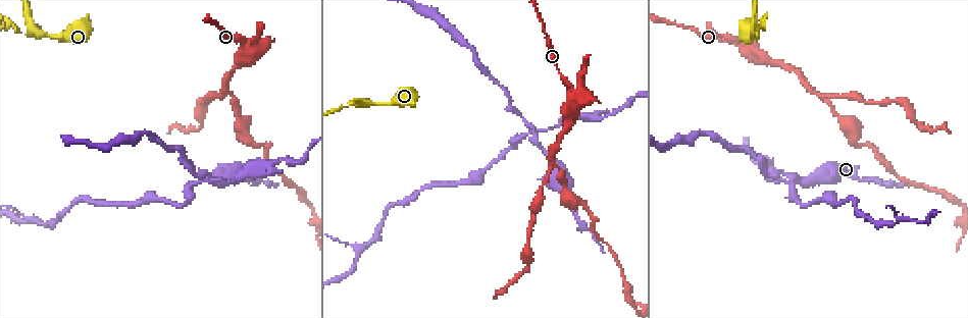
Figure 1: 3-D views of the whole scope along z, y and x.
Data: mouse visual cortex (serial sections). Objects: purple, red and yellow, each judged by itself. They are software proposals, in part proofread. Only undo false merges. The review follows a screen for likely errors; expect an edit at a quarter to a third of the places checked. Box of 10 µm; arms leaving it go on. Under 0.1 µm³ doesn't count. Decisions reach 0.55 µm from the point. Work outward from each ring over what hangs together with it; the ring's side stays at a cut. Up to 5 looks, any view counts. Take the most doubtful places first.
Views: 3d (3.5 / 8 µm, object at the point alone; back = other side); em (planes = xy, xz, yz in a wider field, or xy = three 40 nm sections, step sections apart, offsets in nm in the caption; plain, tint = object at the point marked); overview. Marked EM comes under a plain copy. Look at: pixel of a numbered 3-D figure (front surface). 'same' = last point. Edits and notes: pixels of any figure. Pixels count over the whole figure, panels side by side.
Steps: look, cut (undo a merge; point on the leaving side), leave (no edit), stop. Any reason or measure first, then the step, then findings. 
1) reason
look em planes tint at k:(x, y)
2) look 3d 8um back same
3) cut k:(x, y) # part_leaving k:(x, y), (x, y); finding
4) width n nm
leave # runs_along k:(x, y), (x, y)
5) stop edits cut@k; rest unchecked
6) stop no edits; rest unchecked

sharp bend
look 3d 3.5um at 1:(535, 140)

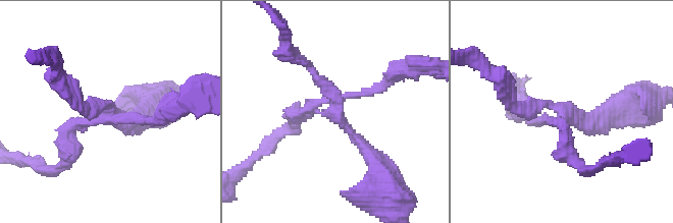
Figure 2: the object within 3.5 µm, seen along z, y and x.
arms 4; arm_widths 150, 200, 200, 250 nm; now the EM
look em planes tint at 2:(567, 114)

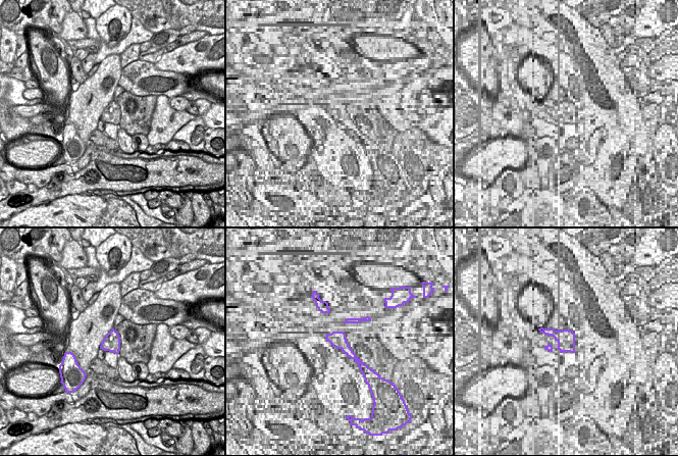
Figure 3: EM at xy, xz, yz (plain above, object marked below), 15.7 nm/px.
cut it another way
look em xy step 1 tint same

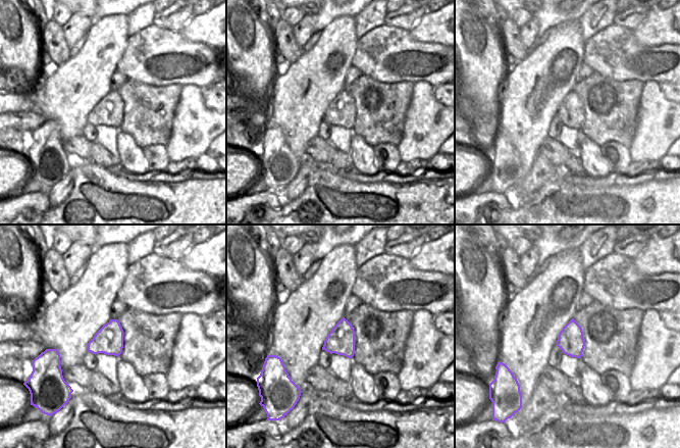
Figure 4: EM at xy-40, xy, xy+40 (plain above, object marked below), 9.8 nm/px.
cut 2:(564, 140) # part_leaving 2:(560, 122), (578, 166), (600, 166); two cells meet here

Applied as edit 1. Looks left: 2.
arms part here
look 3d 3.5um at 1:(367, 105)

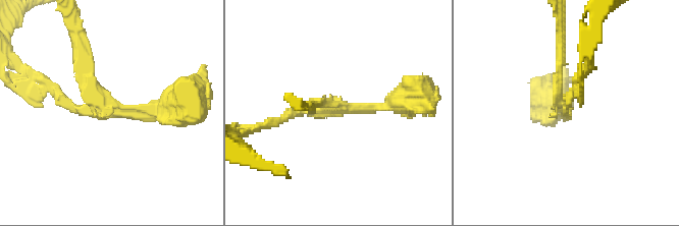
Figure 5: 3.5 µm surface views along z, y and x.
look em xy step 5 tint at 5:(107, 110)

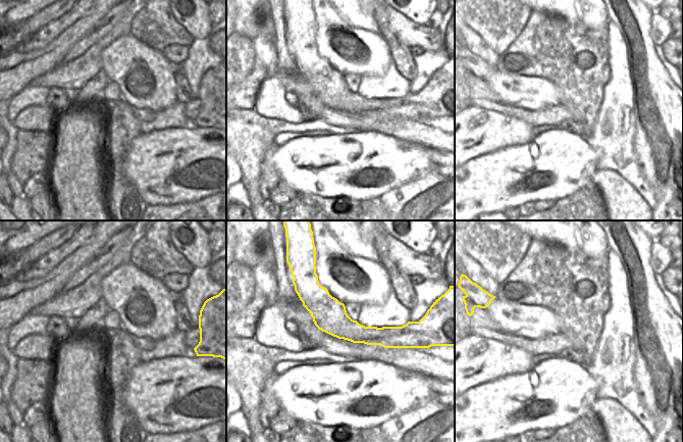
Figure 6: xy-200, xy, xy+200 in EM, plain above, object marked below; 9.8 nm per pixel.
arms 3; arm_widths 100, 150, 200 nm
cut 5:(90, 67) # part_leaving 5:(105, 102), (70, 34); a second cell is stuck on

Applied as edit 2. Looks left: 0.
stop edits cut@2, cut@5; rest unchecked

